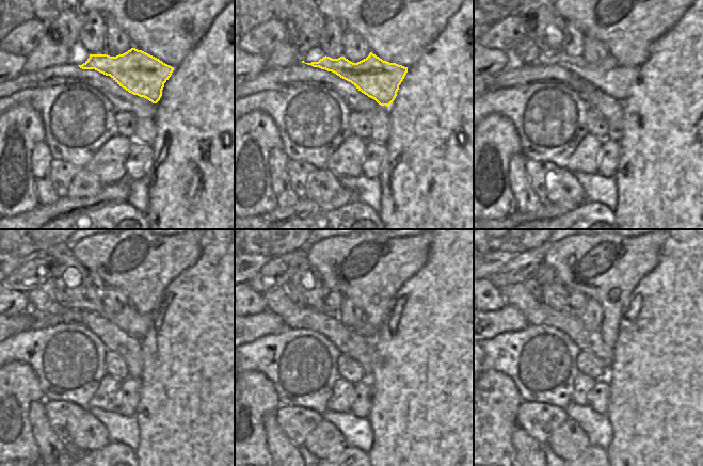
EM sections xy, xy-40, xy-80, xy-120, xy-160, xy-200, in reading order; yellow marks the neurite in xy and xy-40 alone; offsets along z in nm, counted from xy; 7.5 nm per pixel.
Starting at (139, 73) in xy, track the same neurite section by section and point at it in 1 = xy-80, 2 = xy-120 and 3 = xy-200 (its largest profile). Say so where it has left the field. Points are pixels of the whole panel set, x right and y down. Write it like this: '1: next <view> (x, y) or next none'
1: next xy-80 (609, 77)
2: next xy-120 (136, 324)
3: next xy-200 (531, 285)

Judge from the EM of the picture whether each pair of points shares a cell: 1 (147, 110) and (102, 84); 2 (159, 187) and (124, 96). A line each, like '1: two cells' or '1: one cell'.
1: one cell
2: two cells

